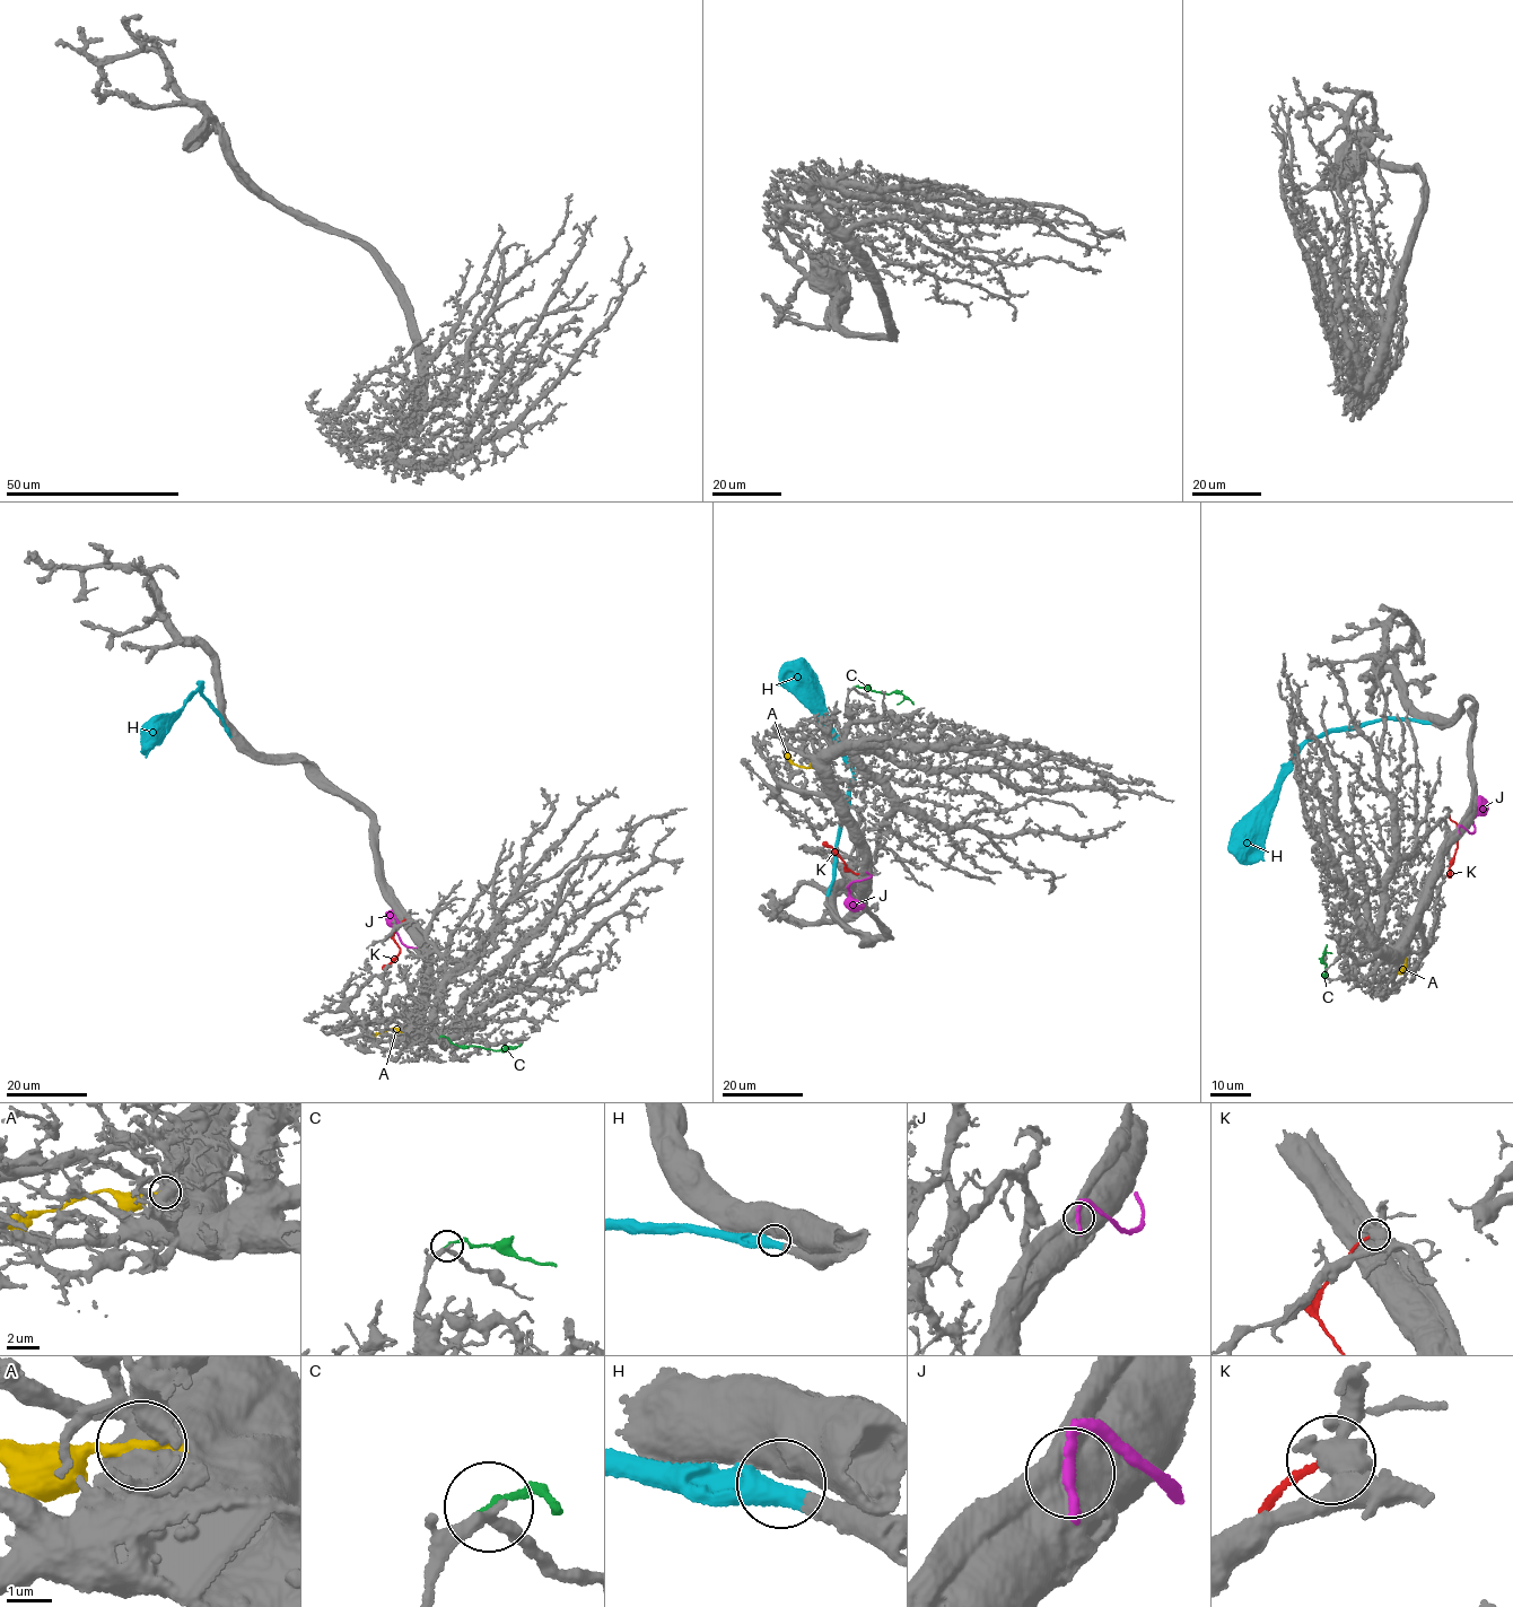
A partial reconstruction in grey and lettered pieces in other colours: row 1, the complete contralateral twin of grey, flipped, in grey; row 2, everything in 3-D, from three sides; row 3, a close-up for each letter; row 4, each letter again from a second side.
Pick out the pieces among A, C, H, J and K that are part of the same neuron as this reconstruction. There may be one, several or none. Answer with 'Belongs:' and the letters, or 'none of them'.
Belongs: H

